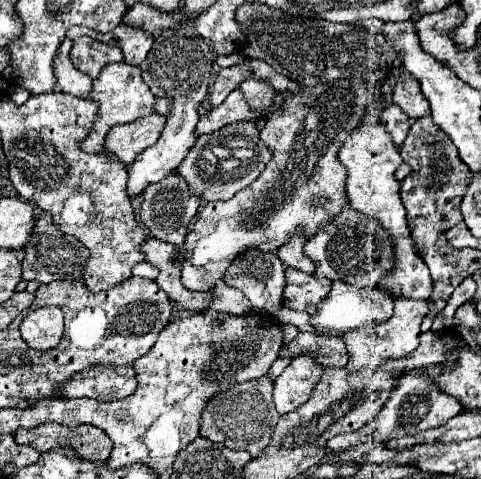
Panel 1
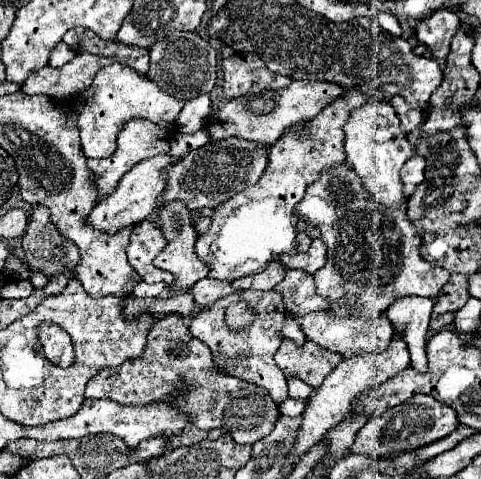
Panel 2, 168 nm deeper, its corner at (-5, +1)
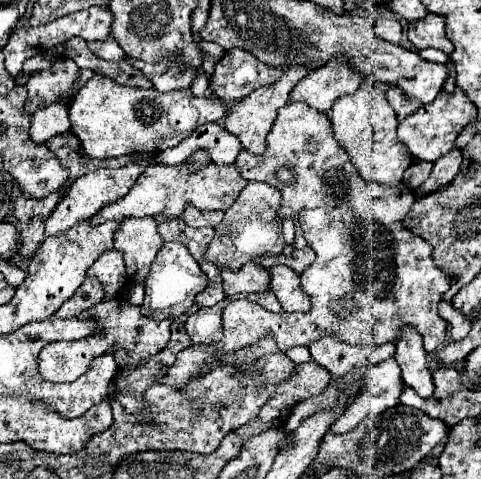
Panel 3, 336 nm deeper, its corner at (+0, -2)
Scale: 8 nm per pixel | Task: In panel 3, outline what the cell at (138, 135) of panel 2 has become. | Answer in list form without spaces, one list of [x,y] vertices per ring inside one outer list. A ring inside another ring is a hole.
[[[128,164],[124,168],[116,168],[116,170],[110,170],[110,168],[100,168],[96,172],[90,172],[86,176],[80,176],[72,188],[68,190],[68,194],[56,204],[56,208],[52,210],[52,214],[48,216],[46,220],[46,236],[60,236],[62,232],[66,232],[68,228],[72,228],[72,224],[76,222],[82,222],[82,220],[88,220],[92,218],[102,206],[106,204],[112,204],[120,198],[124,198],[130,188],[134,186],[136,178],[144,172],[144,164]]]

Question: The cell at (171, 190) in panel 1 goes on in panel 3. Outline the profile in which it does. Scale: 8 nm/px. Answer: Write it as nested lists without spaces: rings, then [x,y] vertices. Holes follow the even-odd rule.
[[[168,242],[156,254],[156,260],[152,262],[152,268],[144,280],[146,298],[140,310],[144,316],[152,320],[164,320],[164,318],[176,320],[190,312],[190,308],[194,306],[196,294],[200,294],[206,286],[208,286],[206,276],[200,272],[200,266],[196,264],[188,248],[184,248],[184,244],[180,242]]]

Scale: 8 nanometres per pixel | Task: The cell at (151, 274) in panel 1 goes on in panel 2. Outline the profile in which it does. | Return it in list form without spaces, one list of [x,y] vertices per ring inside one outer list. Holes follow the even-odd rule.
[[[141,281],[133,289],[133,295],[135,297],[159,297],[165,289],[167,289],[167,283],[163,283],[163,281],[159,281],[159,283],[145,283],[145,281]]]

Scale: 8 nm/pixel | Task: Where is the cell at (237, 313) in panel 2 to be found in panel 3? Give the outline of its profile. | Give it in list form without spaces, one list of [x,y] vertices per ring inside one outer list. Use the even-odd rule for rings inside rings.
[[[288,102],[278,110],[278,118],[268,134],[268,148],[264,156],[248,156],[240,152],[236,158],[236,168],[242,178],[246,180],[260,180],[270,186],[276,186],[282,192],[282,206],[280,206],[280,220],[298,216],[308,246],[314,248],[316,260],[308,266],[306,272],[300,274],[302,278],[302,292],[310,296],[310,310],[308,312],[280,312],[272,314],[258,306],[256,302],[248,300],[234,300],[224,308],[224,336],[220,342],[210,346],[196,346],[178,352],[176,362],[166,370],[158,372],[158,380],[180,390],[188,380],[198,376],[200,372],[210,372],[220,366],[220,354],[230,354],[242,350],[246,346],[254,346],[264,334],[272,334],[276,338],[276,346],[286,352],[294,346],[310,346],[324,334],[334,334],[338,340],[356,346],[380,346],[386,342],[396,344],[398,332],[404,326],[414,328],[422,340],[426,352],[434,352],[446,338],[446,322],[438,316],[438,302],[442,294],[450,288],[450,280],[446,274],[434,266],[432,262],[432,246],[418,236],[412,236],[406,228],[402,228],[400,220],[408,214],[410,206],[414,204],[414,194],[406,186],[406,182],[398,186],[384,186],[364,180],[360,172],[354,168],[348,152],[340,146],[340,142],[332,134],[332,122],[326,114],[316,112],[306,102]],[[280,166],[290,166],[296,170],[298,182],[294,186],[276,184],[276,170]]]

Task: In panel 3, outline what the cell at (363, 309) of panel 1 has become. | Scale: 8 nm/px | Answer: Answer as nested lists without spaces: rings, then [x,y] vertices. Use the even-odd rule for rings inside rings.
[[[324,336],[310,346],[310,354],[316,364],[326,368],[332,376],[342,376],[352,370],[370,368],[378,362],[384,362],[394,356],[396,346],[394,344],[382,344],[382,346],[350,346],[334,336]]]

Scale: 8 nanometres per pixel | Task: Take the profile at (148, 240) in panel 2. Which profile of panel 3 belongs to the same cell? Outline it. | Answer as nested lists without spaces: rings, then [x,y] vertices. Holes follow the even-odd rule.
[[[124,218],[114,236],[114,248],[124,254],[126,274],[138,282],[144,282],[162,244],[154,218]]]

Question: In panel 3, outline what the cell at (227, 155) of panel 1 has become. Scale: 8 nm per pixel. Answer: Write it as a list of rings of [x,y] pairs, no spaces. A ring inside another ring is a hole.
[[[150,164],[122,200],[108,204],[90,220],[92,224],[102,224],[106,220],[122,220],[128,216],[144,218],[144,216],[158,216],[158,214],[166,218],[176,218],[184,212],[186,204],[194,204],[200,210],[228,210],[246,184],[248,182],[238,176],[234,164],[232,166],[208,164],[200,172],[190,172],[188,164],[178,164],[178,166]]]

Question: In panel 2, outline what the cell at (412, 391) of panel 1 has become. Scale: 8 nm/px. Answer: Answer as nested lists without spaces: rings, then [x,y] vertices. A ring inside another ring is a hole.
[[[417,393],[409,401],[397,405],[395,409],[389,409],[381,417],[369,419],[355,435],[355,443],[351,445],[351,453],[365,453],[373,459],[377,457],[395,457],[403,451],[417,449],[421,445],[429,445],[445,435],[449,435],[453,429],[457,429],[457,413],[453,407],[443,405],[433,395]]]

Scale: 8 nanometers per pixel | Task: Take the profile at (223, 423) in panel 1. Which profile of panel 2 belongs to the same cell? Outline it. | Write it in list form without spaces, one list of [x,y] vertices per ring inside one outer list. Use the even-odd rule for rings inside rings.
[[[165,315],[151,327],[149,345],[141,357],[127,361],[125,365],[99,371],[87,383],[85,397],[111,399],[123,405],[145,405],[147,401],[177,395],[181,381],[187,381],[191,389],[185,389],[183,395],[175,399],[175,405],[177,409],[183,409],[183,413],[189,415],[191,423],[203,431],[221,429],[223,433],[231,435],[235,443],[253,445],[261,437],[269,435],[279,419],[277,403],[269,399],[265,389],[249,381],[229,377],[213,367],[209,347],[193,339],[185,319],[179,315]]]

